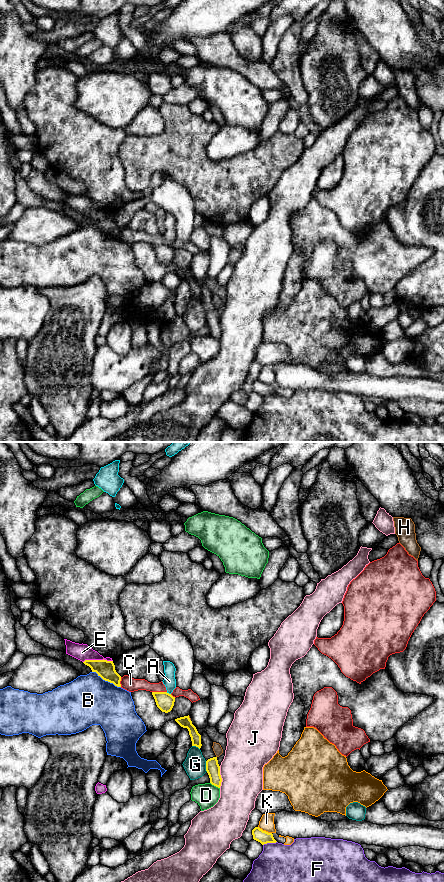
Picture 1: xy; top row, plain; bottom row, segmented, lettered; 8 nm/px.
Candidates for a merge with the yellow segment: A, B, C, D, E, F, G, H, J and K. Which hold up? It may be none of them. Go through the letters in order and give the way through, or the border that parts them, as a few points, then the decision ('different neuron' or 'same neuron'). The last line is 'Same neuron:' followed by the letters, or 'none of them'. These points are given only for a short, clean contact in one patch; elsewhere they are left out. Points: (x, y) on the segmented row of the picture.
A: different neuron
B: different neuron
C: different neuron
D: along xy (210, 782), (219, 788) | different neuron
E: different neuron
F: different neuron
G: along xy (205, 761), (205, 769), (207, 771) | different neuron
H: different neuron
J: different neuron
K: along xy (258, 826), (271, 833) | different neuron
Same neuron: none of them

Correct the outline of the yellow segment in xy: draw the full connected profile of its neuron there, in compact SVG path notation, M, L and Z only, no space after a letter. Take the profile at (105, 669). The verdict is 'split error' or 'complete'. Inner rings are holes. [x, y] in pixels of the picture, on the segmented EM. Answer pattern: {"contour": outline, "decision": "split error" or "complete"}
{"contour": "M85 660L83 662L89 666L92 672L96 672L103 680L113 683L117 687L121 687L121 676L116 672L113 661L107 660Z", "decision": "complete"}

